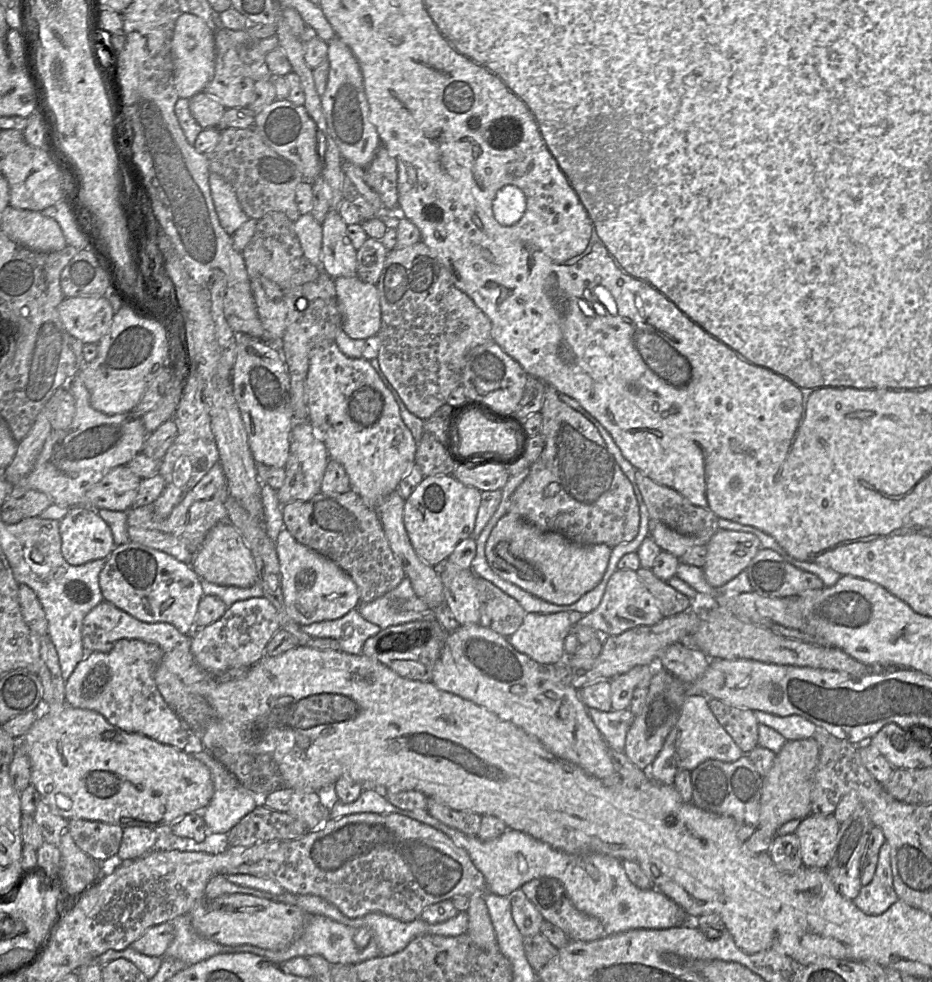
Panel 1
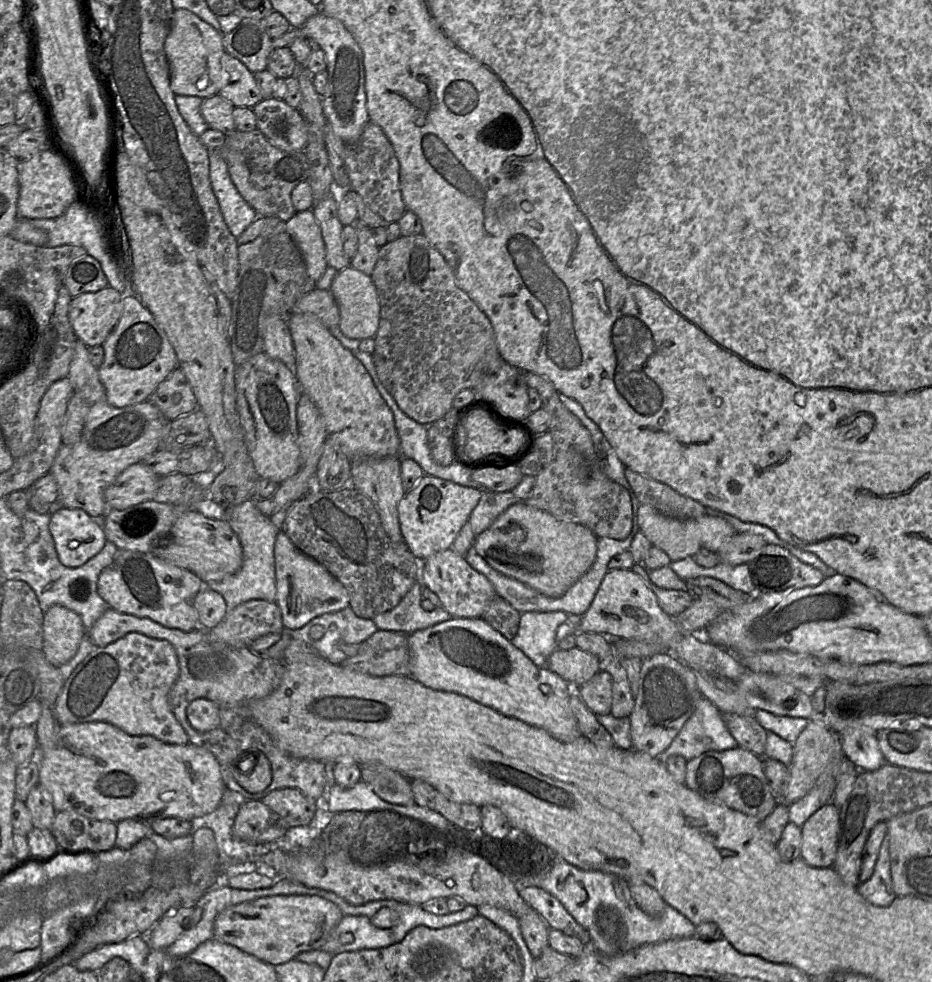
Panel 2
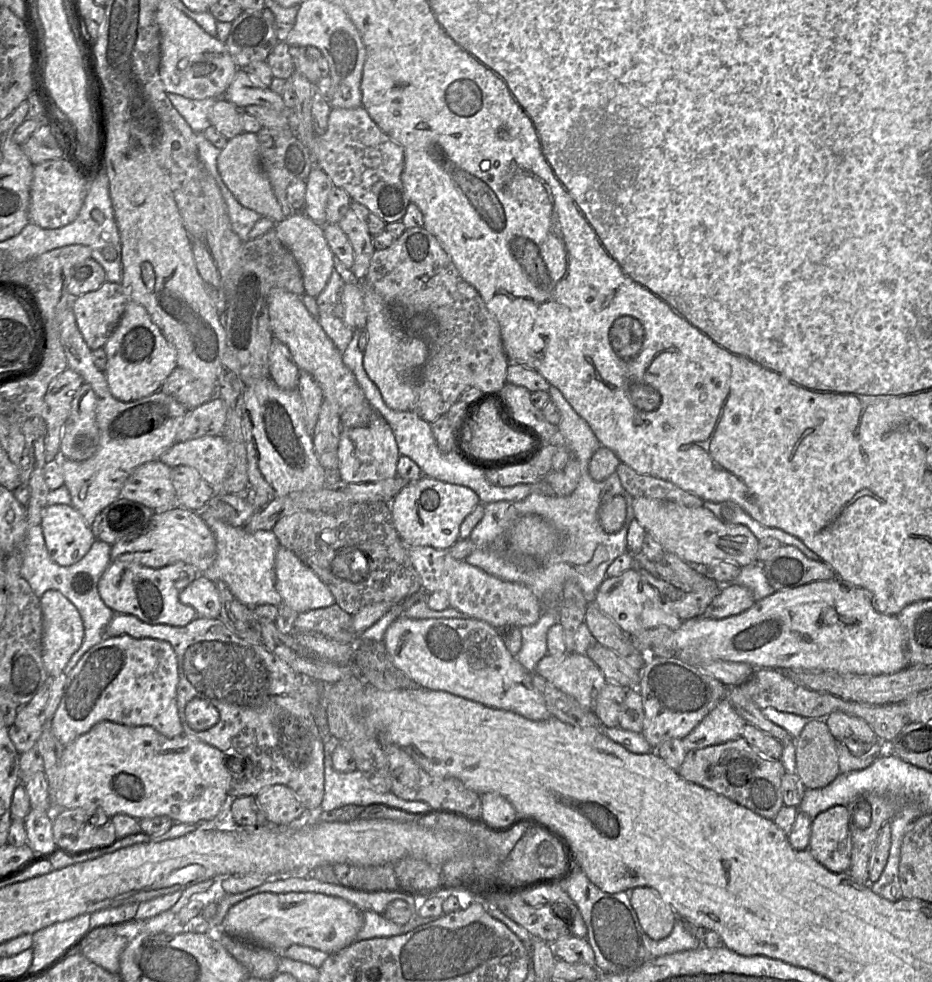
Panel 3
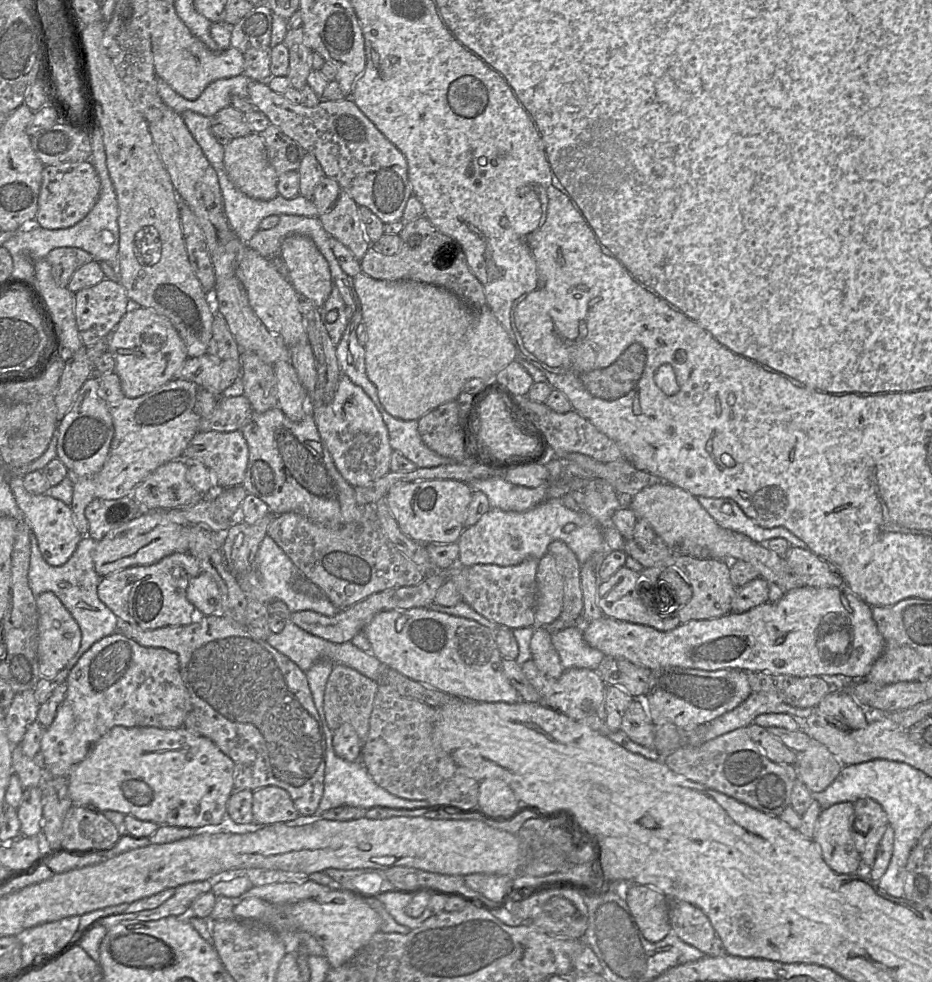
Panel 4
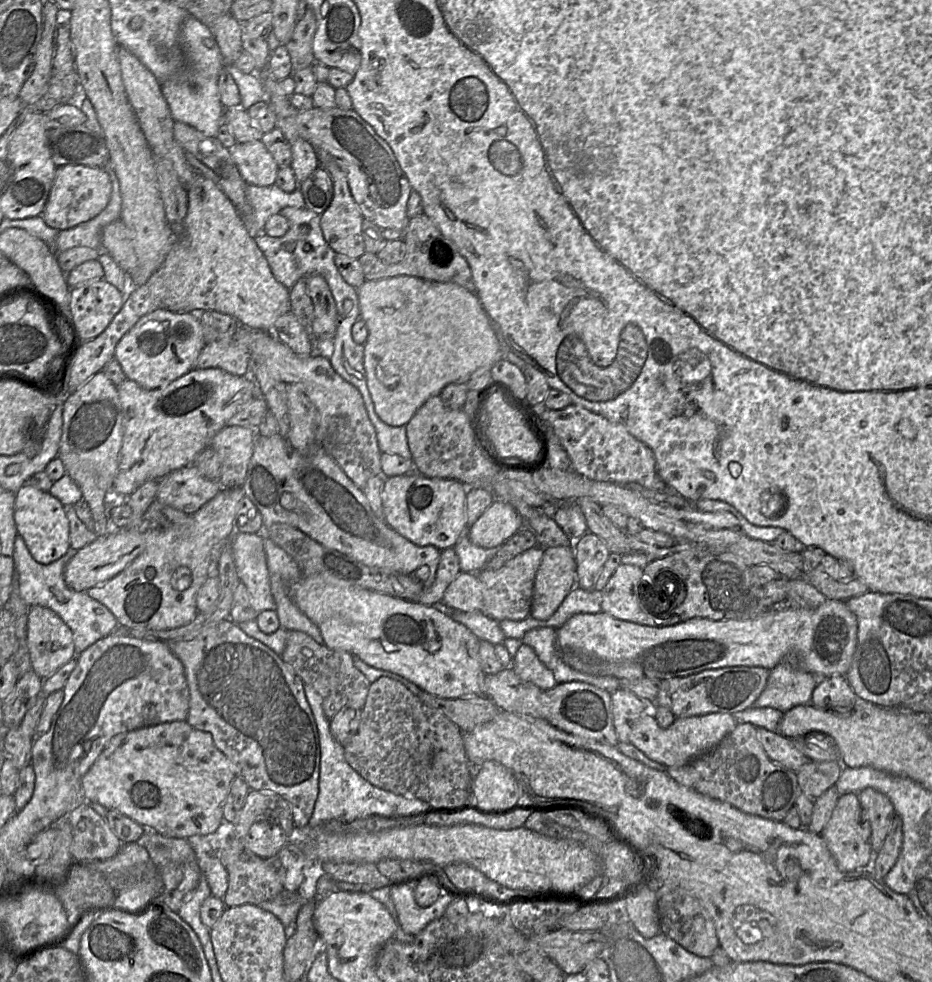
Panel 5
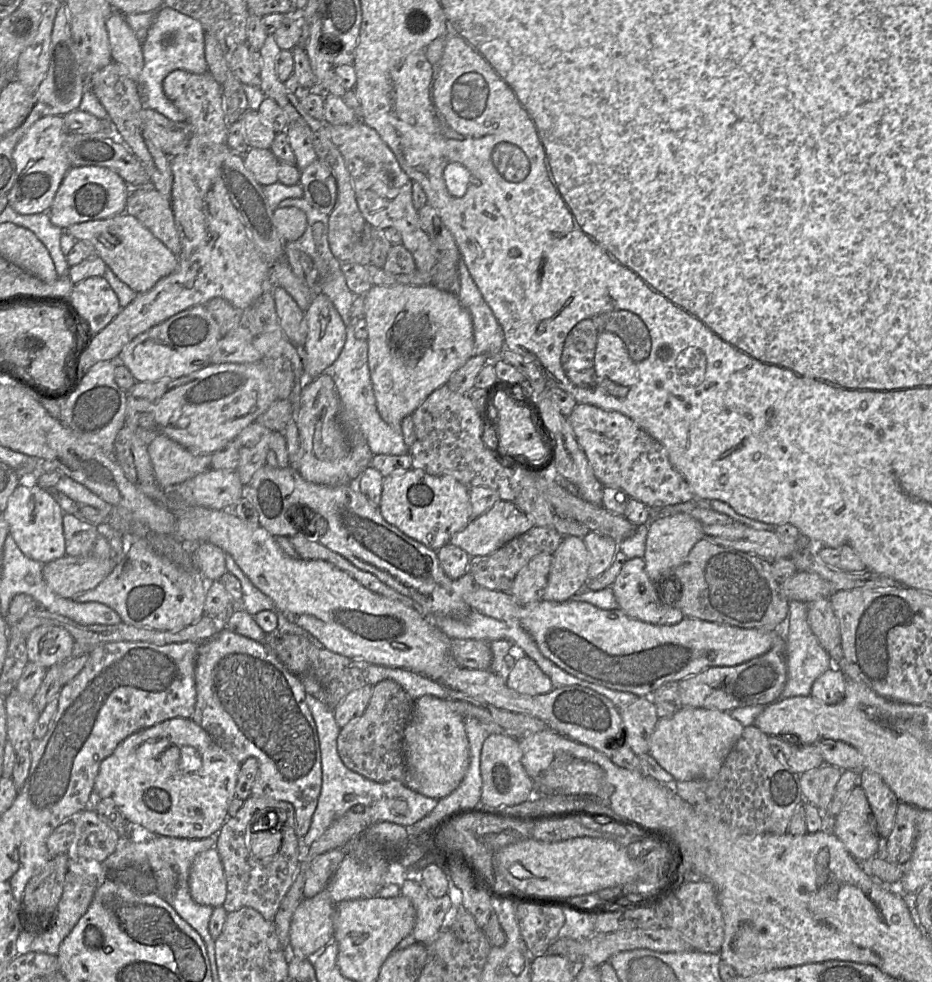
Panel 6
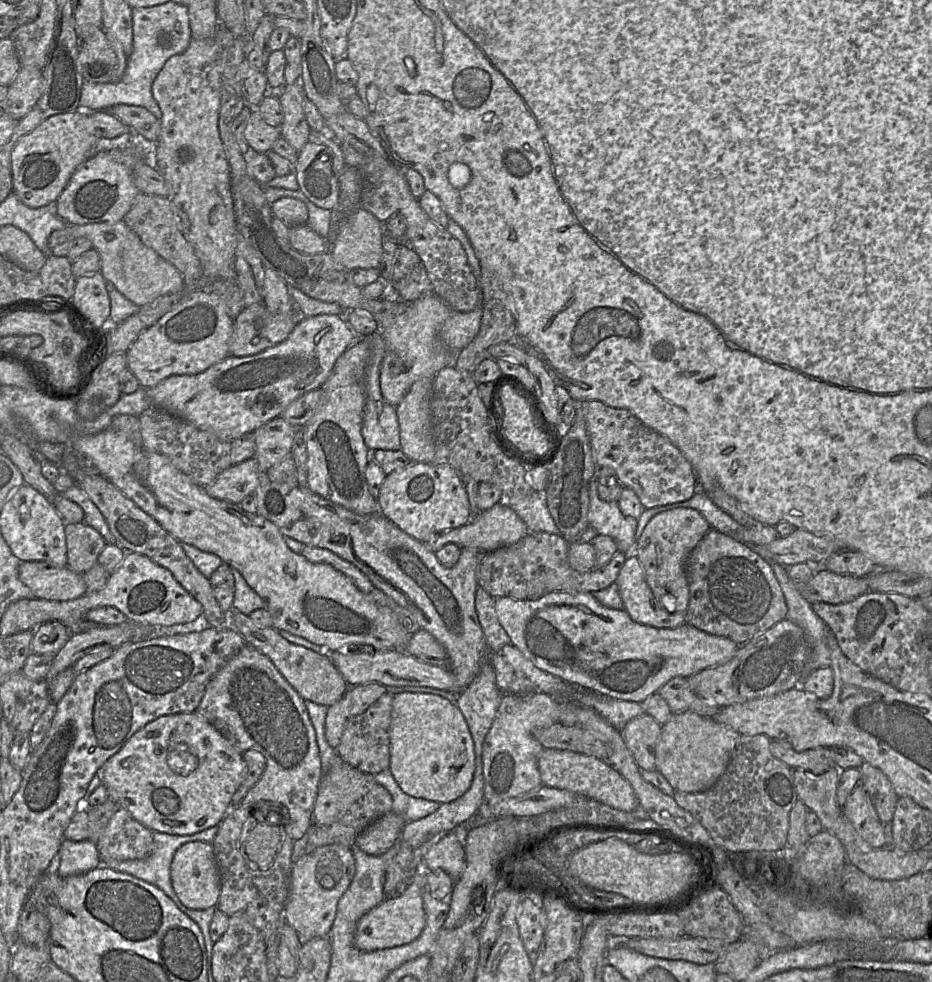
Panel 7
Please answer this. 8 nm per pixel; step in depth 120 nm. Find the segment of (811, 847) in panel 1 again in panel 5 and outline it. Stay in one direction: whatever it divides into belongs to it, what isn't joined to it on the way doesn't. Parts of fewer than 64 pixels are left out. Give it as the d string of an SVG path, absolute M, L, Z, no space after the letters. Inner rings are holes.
M851 792L839 797L831 817L821 832L821 836L839 870L851 872L864 870L870 862L873 862L875 853L871 848L870 833L868 824L862 818L858 793Z

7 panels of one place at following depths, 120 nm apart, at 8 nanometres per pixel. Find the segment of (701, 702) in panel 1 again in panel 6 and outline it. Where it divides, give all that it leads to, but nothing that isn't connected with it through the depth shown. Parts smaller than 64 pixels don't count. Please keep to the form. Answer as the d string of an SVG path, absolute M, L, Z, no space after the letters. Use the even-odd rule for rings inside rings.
M796 600L789 601L789 614L782 632L786 639L787 681L779 699L809 696L814 681L834 667L834 664L811 630L808 623L808 604Z

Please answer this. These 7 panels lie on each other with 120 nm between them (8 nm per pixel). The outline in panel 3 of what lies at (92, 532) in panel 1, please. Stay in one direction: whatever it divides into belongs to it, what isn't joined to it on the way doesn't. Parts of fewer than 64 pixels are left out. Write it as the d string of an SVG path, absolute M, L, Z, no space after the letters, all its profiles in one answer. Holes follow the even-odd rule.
M71 505L46 506L40 526L52 561L62 567L79 562L96 540L91 527Z

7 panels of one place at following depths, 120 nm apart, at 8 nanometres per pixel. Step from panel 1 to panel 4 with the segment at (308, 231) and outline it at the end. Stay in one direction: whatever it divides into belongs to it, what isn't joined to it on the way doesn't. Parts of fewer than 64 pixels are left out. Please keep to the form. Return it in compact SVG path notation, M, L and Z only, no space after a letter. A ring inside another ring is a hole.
M290 235L281 244L280 257L286 264L288 279L299 295L310 300L317 308L322 306L331 293L333 280L329 264L315 243L307 236Z

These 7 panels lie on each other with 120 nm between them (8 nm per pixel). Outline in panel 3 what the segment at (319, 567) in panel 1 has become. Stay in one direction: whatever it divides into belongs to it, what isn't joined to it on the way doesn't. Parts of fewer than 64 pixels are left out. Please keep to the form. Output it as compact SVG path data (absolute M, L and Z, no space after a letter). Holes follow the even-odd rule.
M280 546L276 552L275 572L276 590L281 597L281 604L277 607L279 615L274 623L281 633L293 633L294 622L299 614L335 604L333 594L320 578L293 552L283 546Z

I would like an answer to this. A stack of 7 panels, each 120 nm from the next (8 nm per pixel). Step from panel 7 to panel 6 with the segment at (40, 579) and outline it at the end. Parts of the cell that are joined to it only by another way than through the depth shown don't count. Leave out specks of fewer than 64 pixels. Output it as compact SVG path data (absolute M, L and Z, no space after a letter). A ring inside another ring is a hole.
M92 554L81 557L65 555L45 563L43 579L56 595L72 599L94 589L113 570L115 559L99 559Z

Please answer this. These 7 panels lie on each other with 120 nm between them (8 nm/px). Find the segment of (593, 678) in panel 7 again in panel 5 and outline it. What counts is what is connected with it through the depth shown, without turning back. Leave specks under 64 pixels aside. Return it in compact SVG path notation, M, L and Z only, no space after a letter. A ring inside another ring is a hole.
M460 572L444 592L442 603L451 610L481 611L482 585L477 573ZM826 599L815 609L787 607L770 608L748 620L710 620L692 618L667 626L651 627L623 621L603 611L573 615L556 630L557 651L561 659L572 669L594 677L614 677L618 680L643 678L663 681L687 677L709 669L732 666L775 668L782 661L809 672L816 677L845 676L850 669L857 646L858 622L856 615L844 600Z

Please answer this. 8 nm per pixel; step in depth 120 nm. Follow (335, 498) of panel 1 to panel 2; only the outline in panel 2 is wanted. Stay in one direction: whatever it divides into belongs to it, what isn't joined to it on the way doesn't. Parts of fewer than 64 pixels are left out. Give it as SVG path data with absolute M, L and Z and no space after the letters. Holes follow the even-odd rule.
M314 485L311 491L309 491L302 498L293 502L288 510L285 517L285 520L282 524L281 531L285 533L285 535L290 539L293 545L299 549L302 553L307 555L308 557L314 559L322 566L324 566L328 572L334 576L339 582L343 584L346 588L349 595L349 607L353 610L356 616L362 619L373 619L379 614L388 612L395 608L399 602L403 599L403 597L409 592L412 586L419 581L419 563L424 560L417 559L409 550L406 545L404 539L401 543L394 543L386 534L379 513L374 506L373 502L364 494L362 494L359 490L352 486L343 487L340 490L336 491L323 491L317 489Z

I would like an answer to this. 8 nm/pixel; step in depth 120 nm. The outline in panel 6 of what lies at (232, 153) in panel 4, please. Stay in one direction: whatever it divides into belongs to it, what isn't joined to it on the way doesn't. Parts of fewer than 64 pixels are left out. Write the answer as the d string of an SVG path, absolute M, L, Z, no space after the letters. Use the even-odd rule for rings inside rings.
M250 148L243 154L243 161L262 186L278 181L279 160L270 149Z

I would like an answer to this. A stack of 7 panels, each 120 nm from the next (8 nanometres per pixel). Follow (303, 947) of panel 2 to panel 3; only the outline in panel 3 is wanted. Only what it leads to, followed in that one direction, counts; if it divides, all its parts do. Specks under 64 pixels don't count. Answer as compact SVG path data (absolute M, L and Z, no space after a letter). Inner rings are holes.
M260 893L234 905L225 916L221 932L282 953L291 945L336 953L356 941L363 911L350 902L319 893Z

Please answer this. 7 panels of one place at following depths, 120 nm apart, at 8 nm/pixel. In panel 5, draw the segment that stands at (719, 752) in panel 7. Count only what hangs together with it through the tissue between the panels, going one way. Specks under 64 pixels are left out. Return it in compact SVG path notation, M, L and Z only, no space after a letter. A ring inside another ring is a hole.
M650 708L634 723L630 743L655 762L666 767L681 767L715 748L726 735L734 730L737 724L732 714L710 713L677 718L668 728L661 728Z

